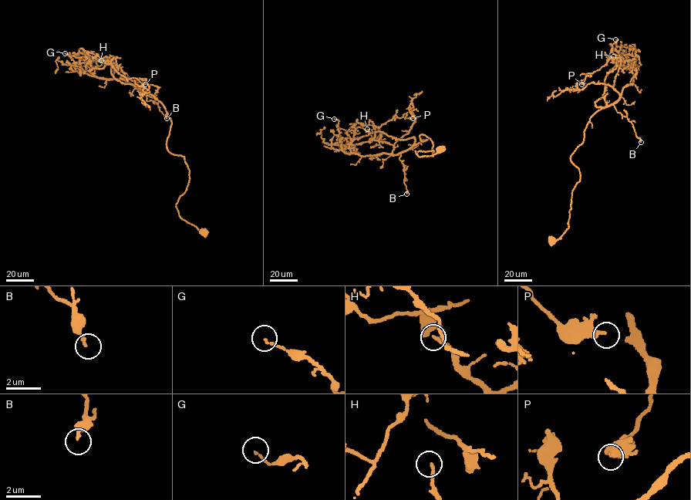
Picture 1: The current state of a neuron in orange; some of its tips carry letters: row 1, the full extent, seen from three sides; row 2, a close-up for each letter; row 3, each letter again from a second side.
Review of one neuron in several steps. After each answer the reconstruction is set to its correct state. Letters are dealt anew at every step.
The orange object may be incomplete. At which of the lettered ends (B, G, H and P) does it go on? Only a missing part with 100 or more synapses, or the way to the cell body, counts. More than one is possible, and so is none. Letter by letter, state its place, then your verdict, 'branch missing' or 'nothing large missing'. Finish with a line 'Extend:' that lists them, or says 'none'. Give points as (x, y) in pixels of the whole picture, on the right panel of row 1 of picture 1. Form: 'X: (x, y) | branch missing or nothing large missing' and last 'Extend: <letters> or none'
B: (641, 142) | nothing large missing
G: (615, 39) | nothing large missing
H: (613, 56) | nothing large missing
P: (581, 84) | nothing large missing
Extend: none

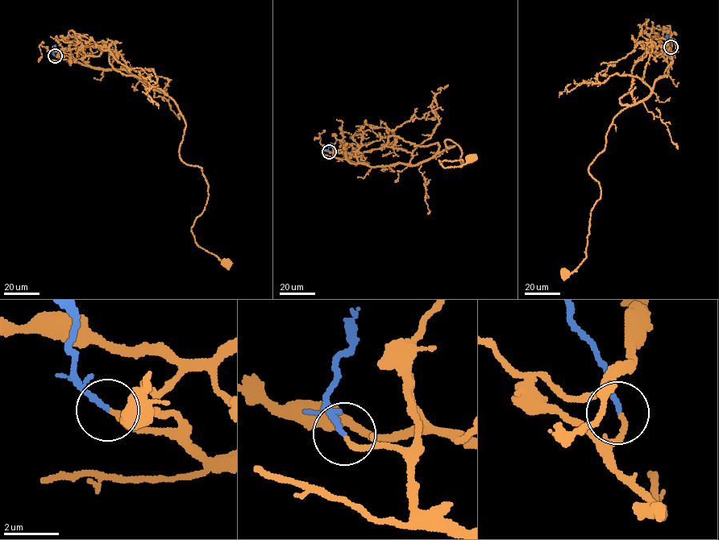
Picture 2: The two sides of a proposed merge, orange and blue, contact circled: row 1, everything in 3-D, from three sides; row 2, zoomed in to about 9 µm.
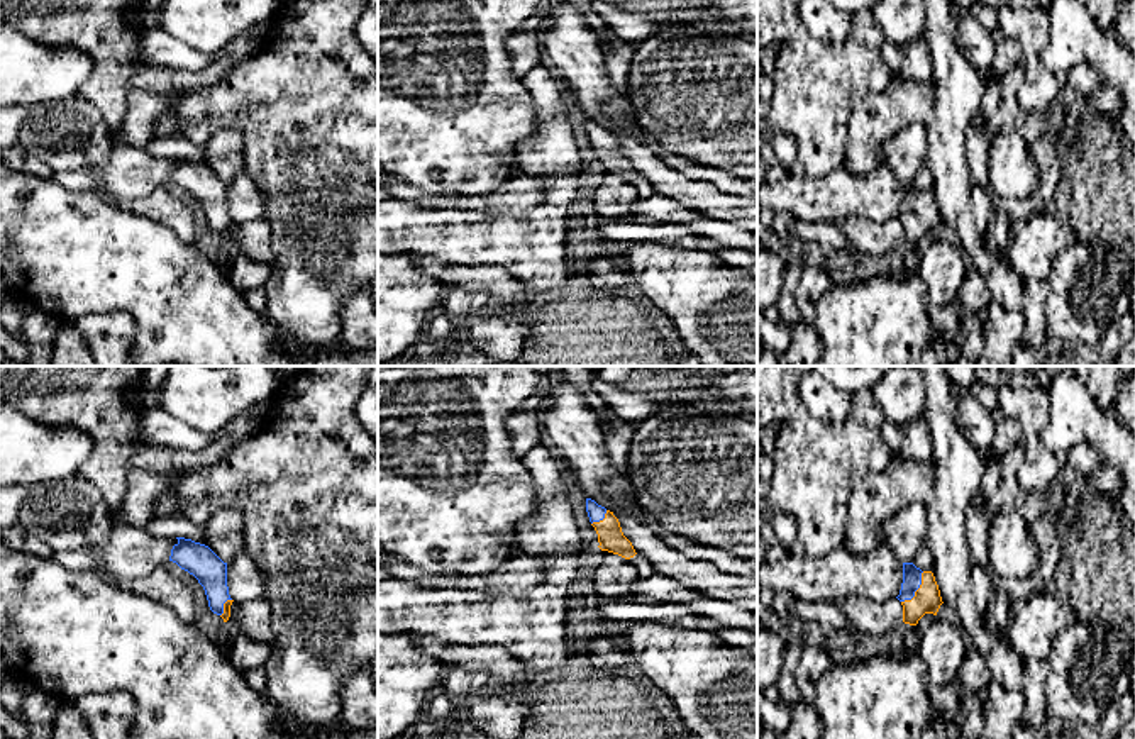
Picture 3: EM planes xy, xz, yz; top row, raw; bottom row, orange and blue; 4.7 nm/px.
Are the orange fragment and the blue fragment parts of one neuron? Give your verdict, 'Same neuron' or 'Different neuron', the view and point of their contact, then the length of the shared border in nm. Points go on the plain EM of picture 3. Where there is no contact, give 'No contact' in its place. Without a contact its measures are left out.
Same neuron. Touches orange at yz (917, 211). Shared border 190 nm

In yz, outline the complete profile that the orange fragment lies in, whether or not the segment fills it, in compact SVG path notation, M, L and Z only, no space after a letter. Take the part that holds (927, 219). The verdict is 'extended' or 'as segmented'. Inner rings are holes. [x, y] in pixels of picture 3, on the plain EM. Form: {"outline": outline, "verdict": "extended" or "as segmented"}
{"outline": "M903 183L903 203L896 219L903 225L903 242L910 246L916 246L925 234L937 236L944 224L933 193L913 183Z", "verdict": "extended"}

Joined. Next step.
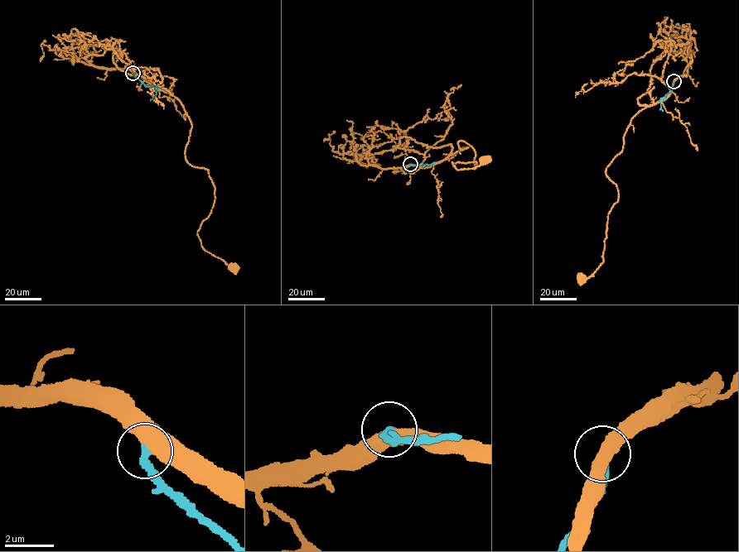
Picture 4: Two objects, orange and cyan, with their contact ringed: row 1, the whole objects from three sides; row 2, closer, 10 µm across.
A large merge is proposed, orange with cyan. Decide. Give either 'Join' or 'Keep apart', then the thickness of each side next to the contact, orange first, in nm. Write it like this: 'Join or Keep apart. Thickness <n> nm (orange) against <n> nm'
Keep apart. Thickness 500 nm (orange) against 280 nm

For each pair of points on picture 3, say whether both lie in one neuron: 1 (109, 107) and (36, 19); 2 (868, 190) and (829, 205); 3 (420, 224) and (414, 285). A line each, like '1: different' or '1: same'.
1: same
2: same
3: different

